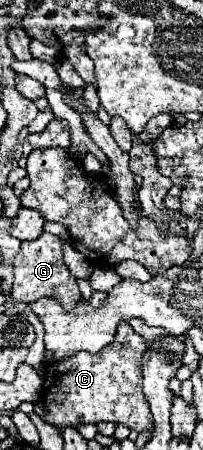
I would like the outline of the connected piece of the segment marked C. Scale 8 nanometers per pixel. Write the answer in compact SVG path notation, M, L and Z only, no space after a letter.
M121 322L113 344L99 354L77 352L63 362L49 364L45 370L41 400L47 408L43 420L57 428L75 428L83 422L119 422L137 432L149 430L153 418L141 390L141 354L147 346L145 338L135 334L127 322Z

